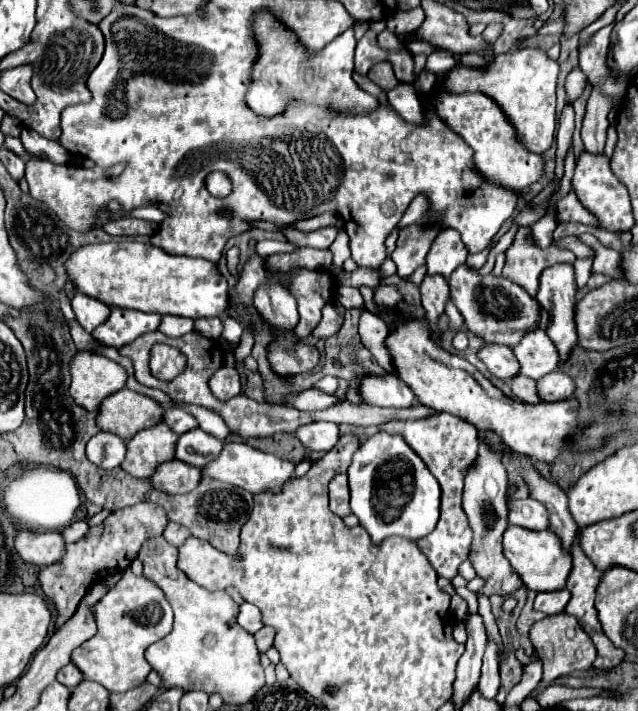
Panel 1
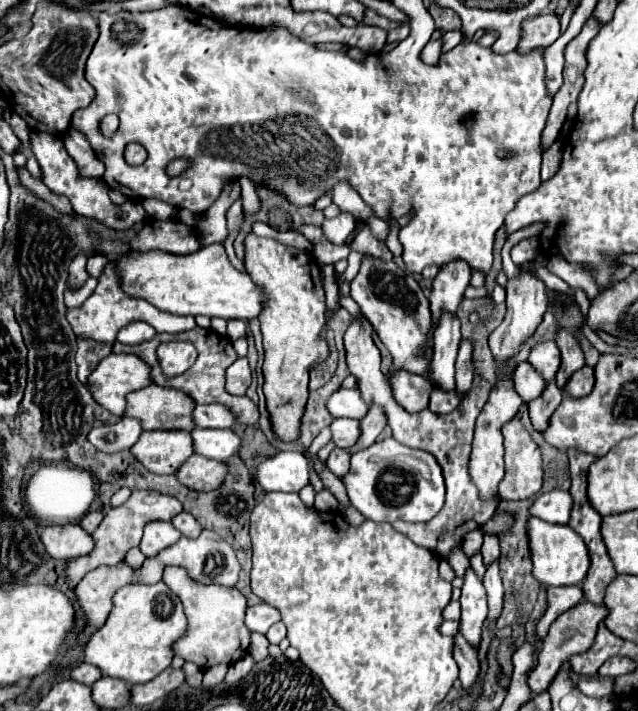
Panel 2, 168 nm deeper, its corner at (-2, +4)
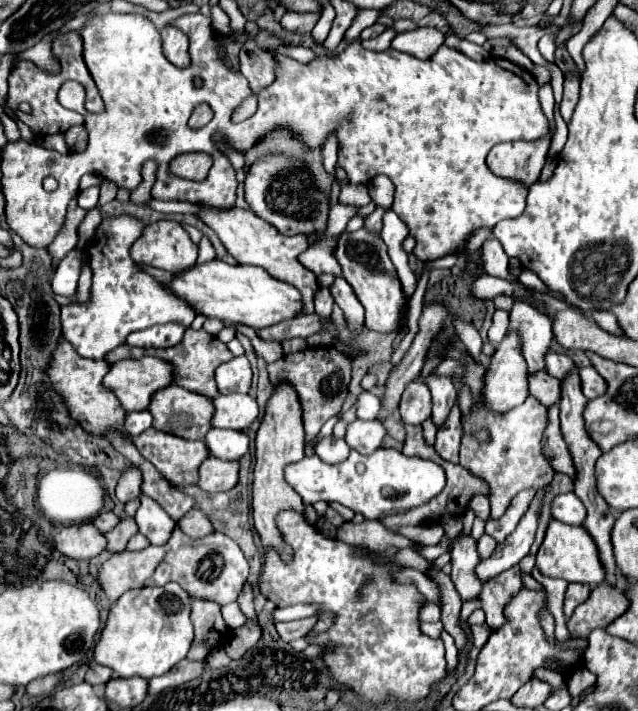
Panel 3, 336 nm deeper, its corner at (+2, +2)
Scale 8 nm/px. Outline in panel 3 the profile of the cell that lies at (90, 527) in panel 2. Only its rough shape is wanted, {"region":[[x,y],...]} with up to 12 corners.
{"region":[[100,512],[92,524],[108,532],[118,524],[112,512]]}

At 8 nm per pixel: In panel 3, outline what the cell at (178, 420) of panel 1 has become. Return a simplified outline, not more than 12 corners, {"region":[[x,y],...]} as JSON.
{"region":[[248,394],[214,398],[212,428],[246,430],[258,416]]}

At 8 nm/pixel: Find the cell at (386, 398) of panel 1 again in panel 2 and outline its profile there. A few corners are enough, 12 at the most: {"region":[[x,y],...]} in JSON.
{"region":[[406,370],[394,374],[392,394],[414,414],[428,408],[432,386]]}

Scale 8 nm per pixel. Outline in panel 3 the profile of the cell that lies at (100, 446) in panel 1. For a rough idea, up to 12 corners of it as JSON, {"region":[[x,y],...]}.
{"region":[[148,410],[130,412],[124,430],[138,436],[152,426]]}

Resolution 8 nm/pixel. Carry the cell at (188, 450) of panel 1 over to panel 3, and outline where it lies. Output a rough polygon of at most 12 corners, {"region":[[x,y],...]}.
{"region":[[212,428],[208,452],[220,460],[238,460],[248,452],[248,436]]}

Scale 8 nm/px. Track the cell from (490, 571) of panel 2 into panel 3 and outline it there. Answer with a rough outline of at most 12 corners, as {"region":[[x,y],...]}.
{"region":[[488,534],[478,542],[480,560],[494,554],[496,542]]}

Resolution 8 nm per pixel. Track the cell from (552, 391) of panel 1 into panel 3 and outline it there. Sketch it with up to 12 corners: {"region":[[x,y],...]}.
{"region":[[592,366],[580,368],[582,392],[594,400],[606,382]]}

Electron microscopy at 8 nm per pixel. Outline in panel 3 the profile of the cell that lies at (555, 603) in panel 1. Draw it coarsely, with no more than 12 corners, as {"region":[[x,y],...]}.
{"region":[[568,584],[564,616],[590,596],[588,584]]}

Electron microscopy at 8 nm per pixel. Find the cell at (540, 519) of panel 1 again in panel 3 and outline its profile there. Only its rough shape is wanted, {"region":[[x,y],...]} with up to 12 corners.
{"region":[[574,492],[552,500],[552,518],[564,524],[582,524],[584,504]]}

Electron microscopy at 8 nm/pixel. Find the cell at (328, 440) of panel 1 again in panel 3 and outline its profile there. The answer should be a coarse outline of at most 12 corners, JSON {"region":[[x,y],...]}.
{"region":[[354,420],[344,440],[360,454],[382,444],[378,420]]}

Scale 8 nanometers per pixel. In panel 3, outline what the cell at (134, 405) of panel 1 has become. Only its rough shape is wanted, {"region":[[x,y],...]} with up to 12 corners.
{"region":[[172,386],[152,396],[160,432],[202,440],[212,400]]}

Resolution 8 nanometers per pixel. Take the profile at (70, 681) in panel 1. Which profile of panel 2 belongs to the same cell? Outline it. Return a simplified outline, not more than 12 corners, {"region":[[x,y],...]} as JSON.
{"region":[[80,664],[72,678],[92,686],[102,672],[92,664]]}

